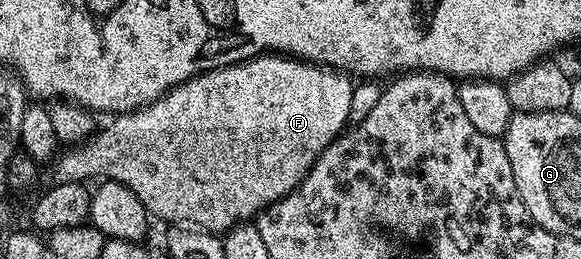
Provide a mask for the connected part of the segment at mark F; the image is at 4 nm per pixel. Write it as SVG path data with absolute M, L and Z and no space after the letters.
M267 53L258 55L255 59L245 59L243 63L234 63L231 67L216 67L213 71L203 71L189 79L187 83L181 83L166 92L154 103L147 103L145 107L137 111L128 111L119 114L106 128L99 130L97 134L86 140L81 145L74 145L70 151L59 154L53 164L54 183L86 183L93 175L105 176L107 180L123 183L146 207L147 212L155 220L170 219L174 225L193 225L203 231L225 233L237 227L239 223L251 222L265 207L270 207L277 199L284 198L289 191L295 191L302 178L312 169L312 165L324 153L324 149L333 143L339 135L348 127L348 109L352 105L352 93L355 84L351 76L339 73L329 67L323 67L316 63L307 63L304 59L287 57L281 53Z

